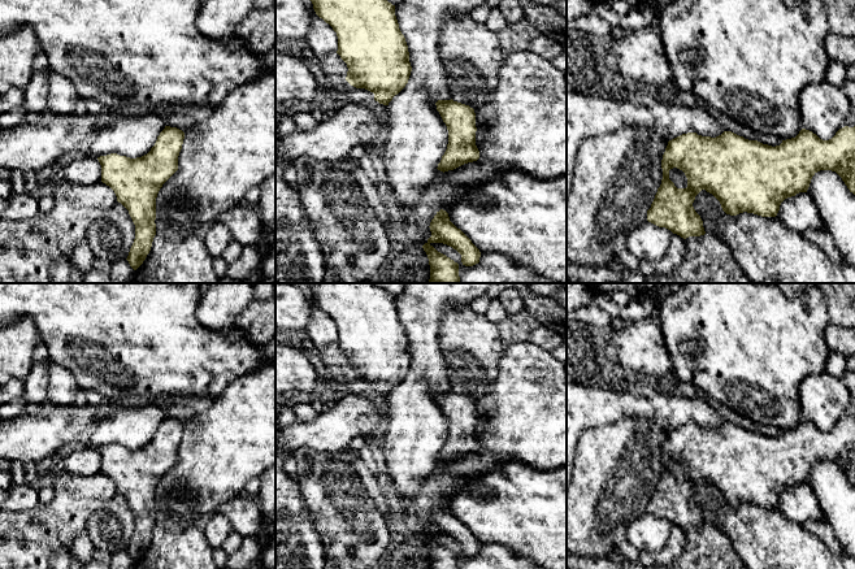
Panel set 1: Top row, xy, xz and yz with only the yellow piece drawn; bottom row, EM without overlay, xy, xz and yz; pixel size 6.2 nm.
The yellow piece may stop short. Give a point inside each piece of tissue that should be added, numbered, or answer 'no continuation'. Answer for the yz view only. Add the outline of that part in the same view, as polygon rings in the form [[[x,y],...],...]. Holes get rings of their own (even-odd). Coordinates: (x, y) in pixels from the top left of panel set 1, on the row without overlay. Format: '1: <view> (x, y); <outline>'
no continuation

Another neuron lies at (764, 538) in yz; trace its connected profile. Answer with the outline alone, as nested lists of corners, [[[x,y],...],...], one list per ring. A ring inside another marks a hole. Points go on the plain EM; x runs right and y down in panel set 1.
[[[706,481],[695,487],[693,498],[703,512],[706,525],[716,526],[730,539],[748,569],[855,569],[855,559],[833,553],[817,535],[789,520],[777,507],[726,505],[720,492]]]

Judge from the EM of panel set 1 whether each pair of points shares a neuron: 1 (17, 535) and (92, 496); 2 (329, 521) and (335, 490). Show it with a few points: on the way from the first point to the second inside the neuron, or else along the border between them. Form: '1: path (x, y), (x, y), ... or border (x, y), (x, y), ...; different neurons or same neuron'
1: path (35, 535), (53, 526), (74, 505); same neuron
2: path (335, 513), (335, 498); same neuron

